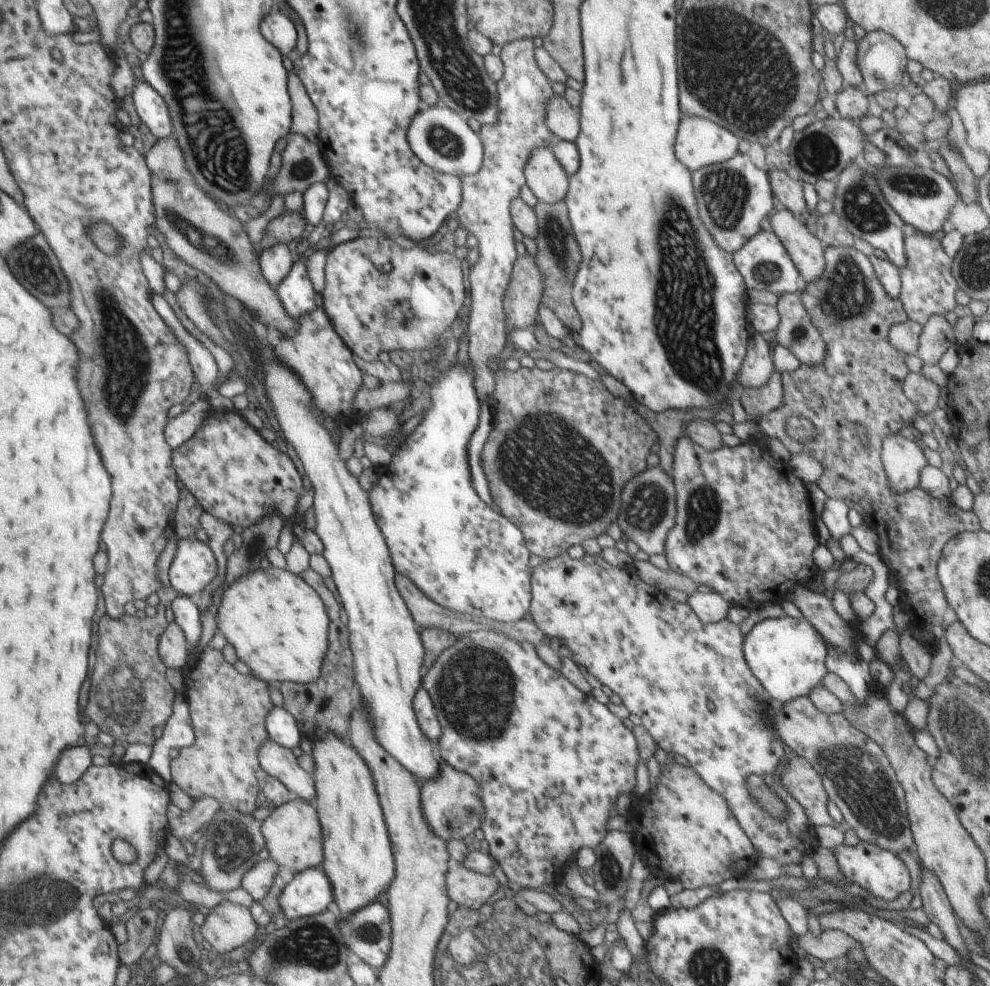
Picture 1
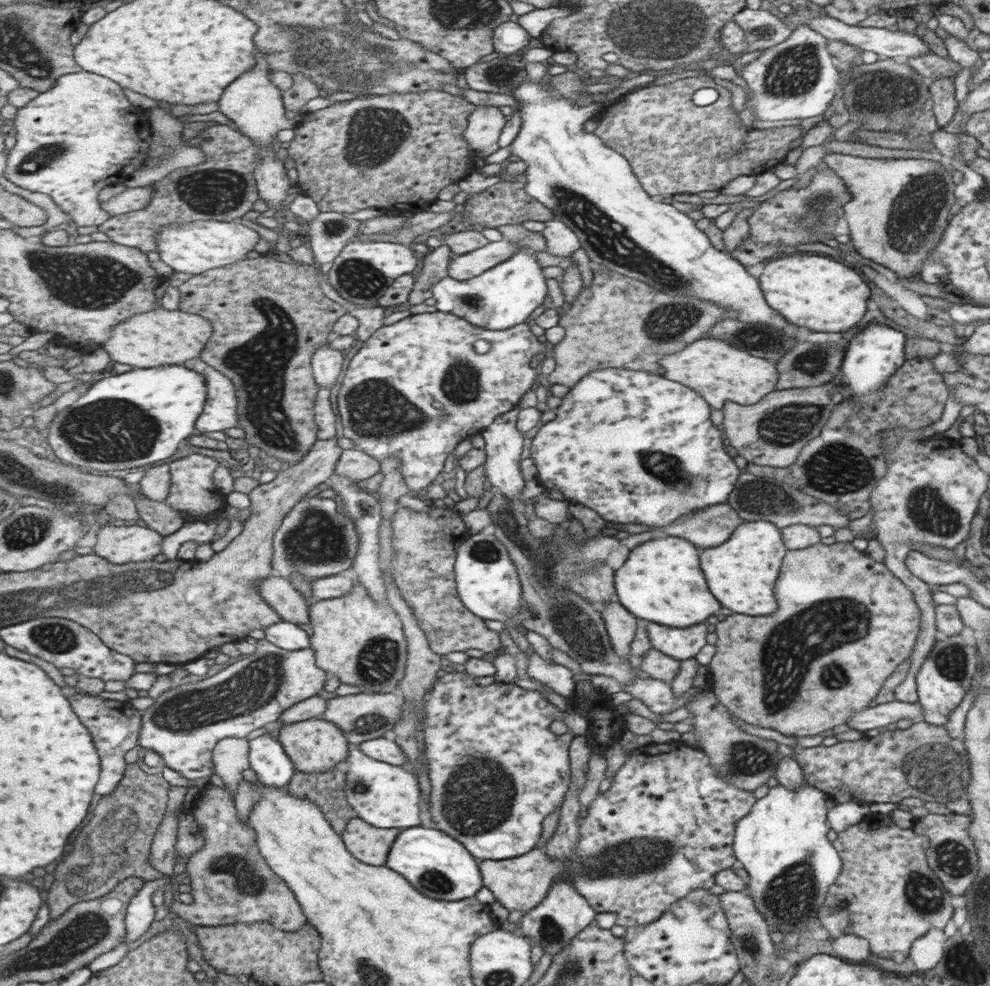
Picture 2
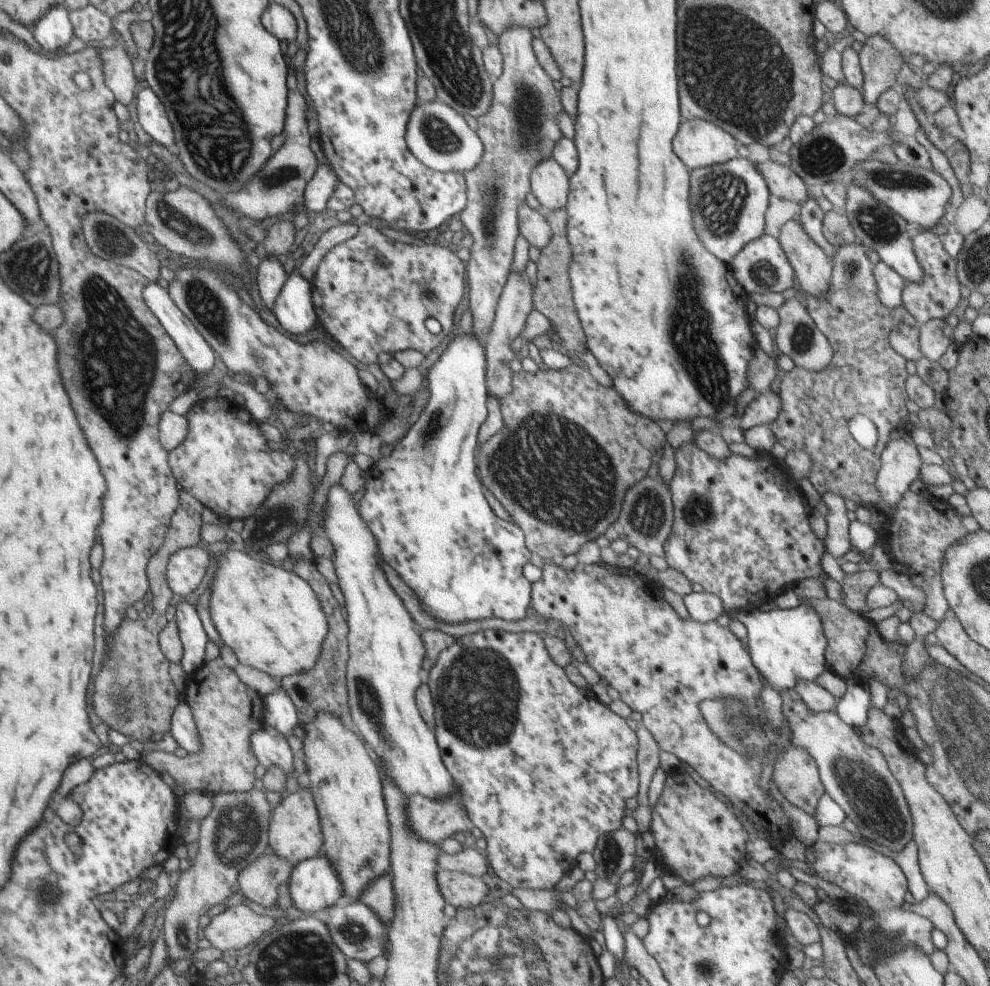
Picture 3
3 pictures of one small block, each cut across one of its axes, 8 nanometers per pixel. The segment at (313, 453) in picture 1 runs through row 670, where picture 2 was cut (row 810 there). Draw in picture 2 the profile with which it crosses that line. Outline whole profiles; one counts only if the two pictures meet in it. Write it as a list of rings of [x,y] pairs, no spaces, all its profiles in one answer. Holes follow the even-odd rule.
[[[352,749],[348,756],[348,803],[357,812],[357,817],[373,828],[409,829],[419,826],[419,790],[413,772],[404,766],[369,758],[360,749]]]

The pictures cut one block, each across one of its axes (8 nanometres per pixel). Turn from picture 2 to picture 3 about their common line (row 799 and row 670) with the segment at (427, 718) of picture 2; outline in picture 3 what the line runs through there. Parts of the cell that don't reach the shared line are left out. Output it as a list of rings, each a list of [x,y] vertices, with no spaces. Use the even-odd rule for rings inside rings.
[[[485,630],[477,632],[471,635],[464,635],[454,640],[453,644],[449,648],[445,648],[439,656],[437,656],[436,662],[433,667],[427,672],[425,676],[425,684],[427,684],[430,691],[430,698],[434,707],[434,726],[432,728],[434,732],[434,738],[439,748],[441,761],[447,770],[447,773],[451,776],[456,790],[461,794],[460,798],[463,799],[463,808],[468,812],[469,819],[473,822],[473,827],[477,827],[479,832],[485,839],[484,858],[489,863],[493,873],[499,877],[499,879],[505,881],[511,885],[512,888],[517,889],[532,889],[532,890],[552,890],[555,884],[559,881],[559,878],[564,877],[563,872],[575,864],[575,858],[582,853],[593,853],[596,847],[596,843],[605,834],[613,833],[617,831],[617,828],[621,826],[621,818],[625,815],[625,800],[627,798],[633,798],[637,795],[637,786],[639,786],[639,780],[637,780],[637,736],[635,732],[627,726],[627,722],[623,718],[619,718],[617,714],[613,714],[609,708],[605,708],[603,704],[601,706],[593,706],[595,702],[595,696],[590,691],[580,690],[579,687],[575,686],[564,674],[561,667],[557,666],[556,663],[552,662],[551,655],[548,654],[547,647],[544,646],[543,637],[541,634],[533,633],[530,631],[509,633],[508,631],[494,631]]]

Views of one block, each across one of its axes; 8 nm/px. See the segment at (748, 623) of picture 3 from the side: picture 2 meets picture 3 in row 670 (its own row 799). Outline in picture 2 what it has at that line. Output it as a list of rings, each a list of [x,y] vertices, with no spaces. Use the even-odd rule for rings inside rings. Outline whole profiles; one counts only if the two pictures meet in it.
[[[776,782],[768,789],[751,812],[736,823],[732,851],[749,878],[743,891],[751,897],[768,930],[803,932],[807,922],[817,918],[819,904],[823,904],[833,880],[839,878],[843,863],[825,838],[829,825],[823,792],[806,782],[797,790],[787,790]]]

